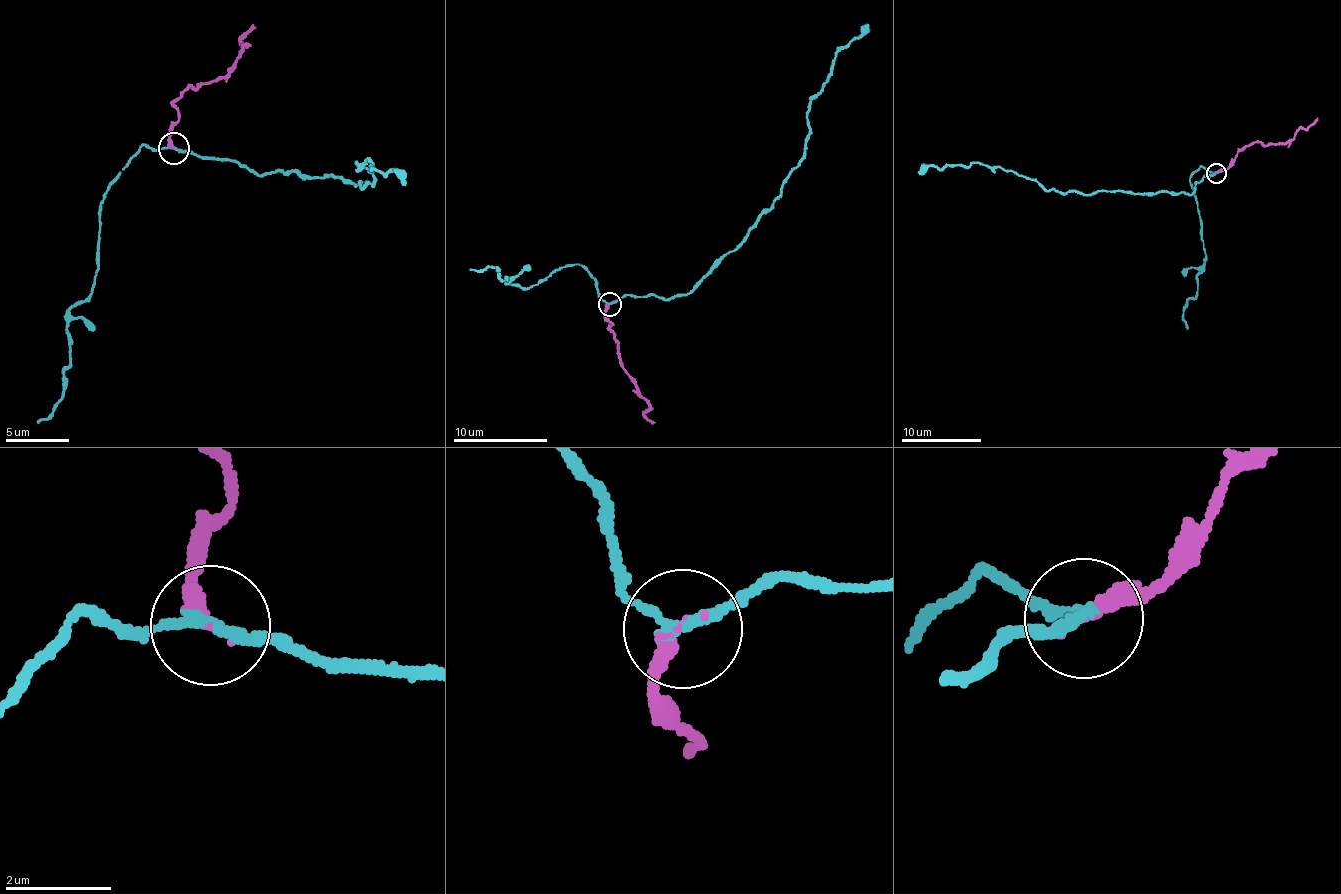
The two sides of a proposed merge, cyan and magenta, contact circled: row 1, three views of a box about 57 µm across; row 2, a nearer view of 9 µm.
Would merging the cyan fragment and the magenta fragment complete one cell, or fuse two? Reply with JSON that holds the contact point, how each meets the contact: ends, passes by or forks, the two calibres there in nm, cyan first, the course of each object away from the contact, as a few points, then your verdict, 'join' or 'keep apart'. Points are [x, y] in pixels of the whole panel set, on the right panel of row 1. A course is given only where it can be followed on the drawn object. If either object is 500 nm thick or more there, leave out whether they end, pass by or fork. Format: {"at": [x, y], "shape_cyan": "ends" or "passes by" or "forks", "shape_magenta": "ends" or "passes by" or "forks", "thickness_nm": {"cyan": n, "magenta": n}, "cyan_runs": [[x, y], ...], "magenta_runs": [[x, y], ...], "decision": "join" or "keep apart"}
{"at": [1216, 173], "shape_cyan": "passes by", "shape_magenta": "ends", "thickness_nm": {"cyan": 220, "magenta": 240}, "cyan_runs": [[1216, 173], [1195, 182], [1189, 195], [1134, 195], [1047, 189], [1012, 170], [975, 163], [928, 166], [917, 172]], "magenta_runs": [[1216, 173], [1226, 168], [1247, 146], [1288, 142], [1298, 130], [1310, 126], [1317, 117]], "decision": "join"}

